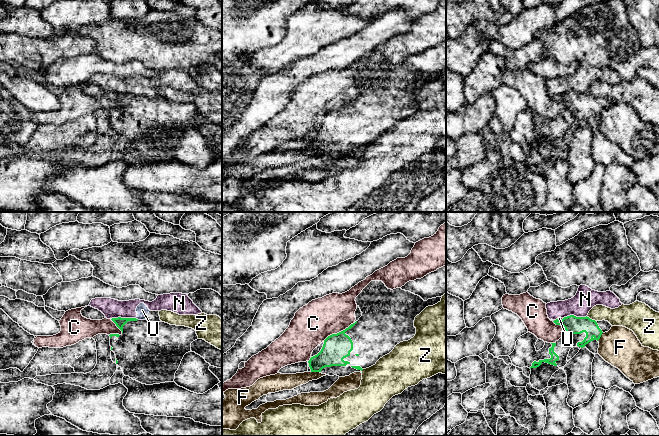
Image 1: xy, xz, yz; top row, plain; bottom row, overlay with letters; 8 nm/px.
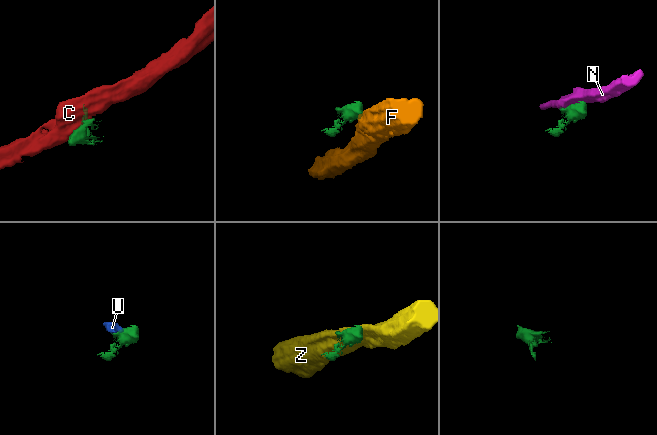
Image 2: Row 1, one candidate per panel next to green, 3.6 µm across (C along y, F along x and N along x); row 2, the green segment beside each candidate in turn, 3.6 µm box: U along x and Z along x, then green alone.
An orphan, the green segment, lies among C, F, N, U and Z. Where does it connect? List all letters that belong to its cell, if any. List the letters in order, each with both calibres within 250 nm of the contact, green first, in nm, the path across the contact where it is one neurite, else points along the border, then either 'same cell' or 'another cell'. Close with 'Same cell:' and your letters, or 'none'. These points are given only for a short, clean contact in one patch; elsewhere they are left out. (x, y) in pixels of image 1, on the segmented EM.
C: calibres 220 and 320 nm; border xz (353, 322), (344, 329), (330, 334), (323, 341); another cell
F: calibres 200 and 130 nm; border xz (311, 371), (319, 372); another cell
N: calibres 80 and 160 nm; another cell
U: calibres 80 and 100 nm; border xy (135, 318), (138, 319); another cell
Z: calibres 140 and 160 nm; another cell
Same cell: none

